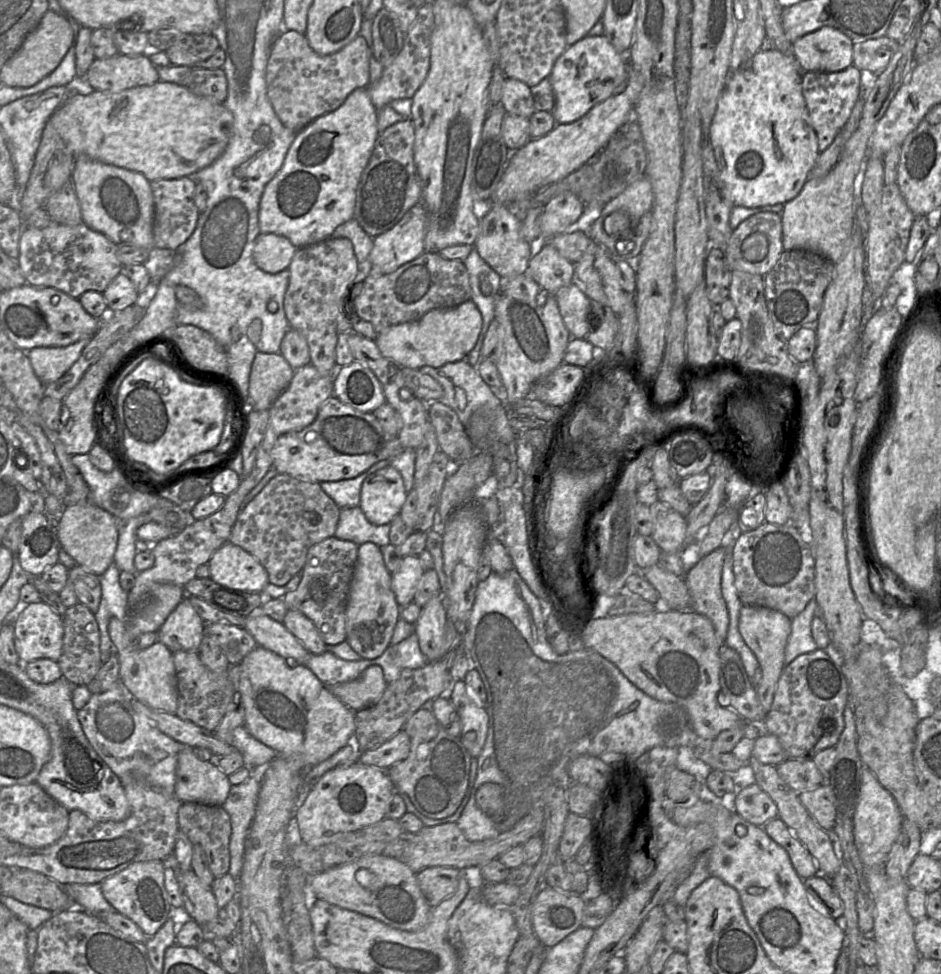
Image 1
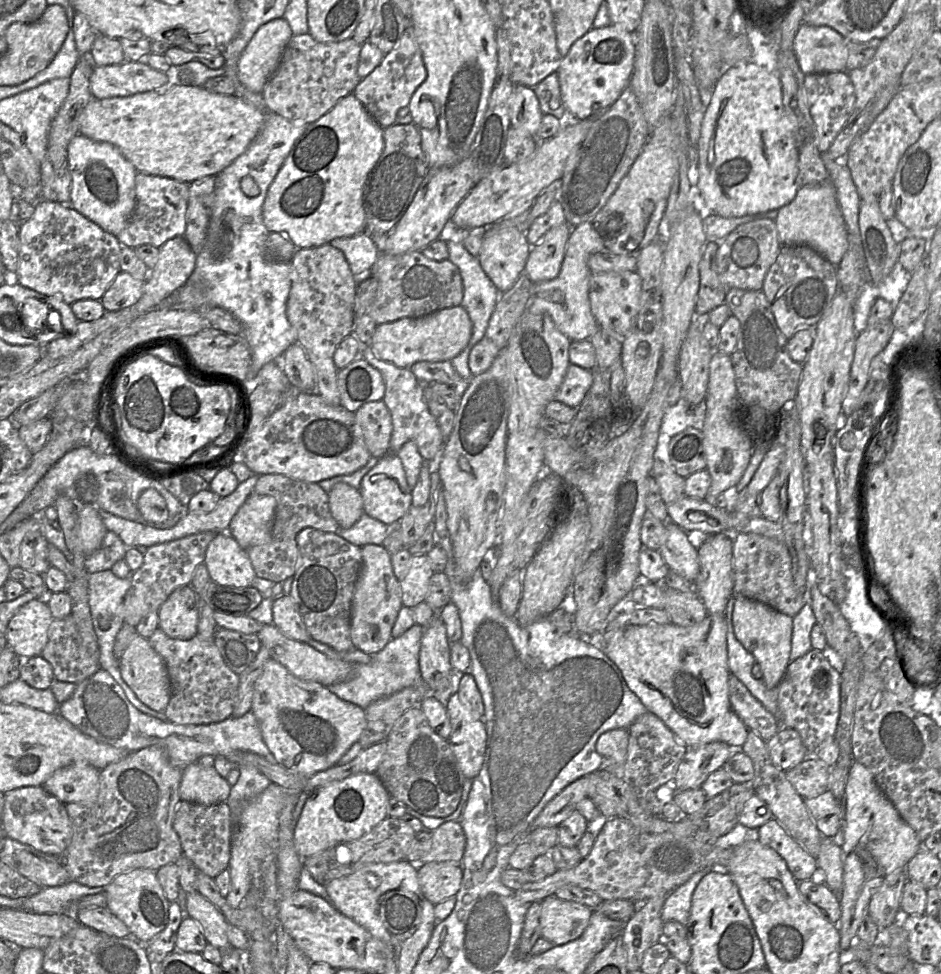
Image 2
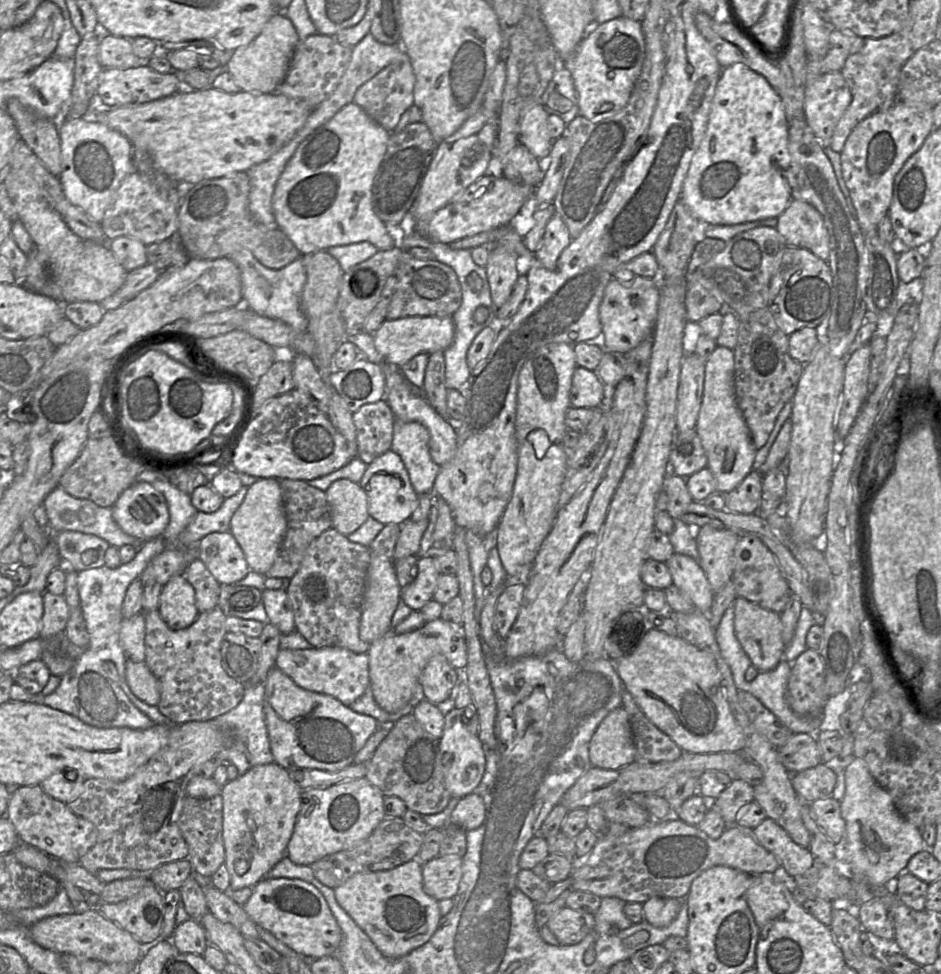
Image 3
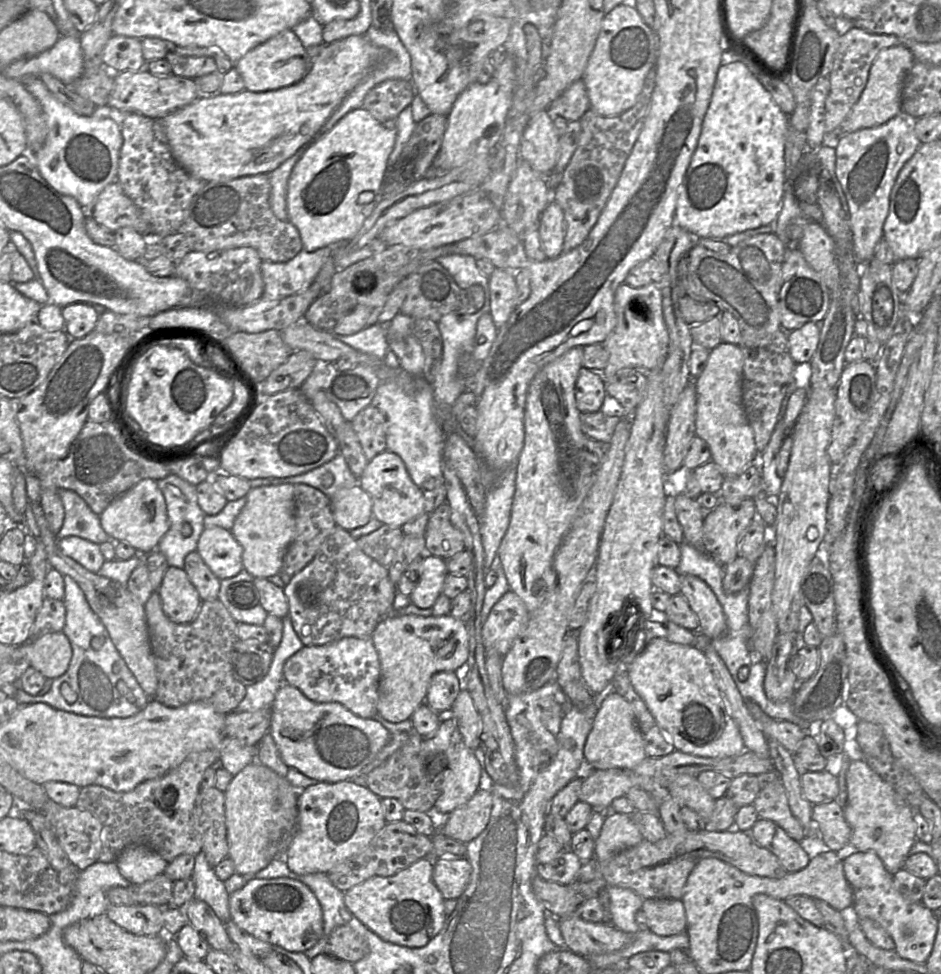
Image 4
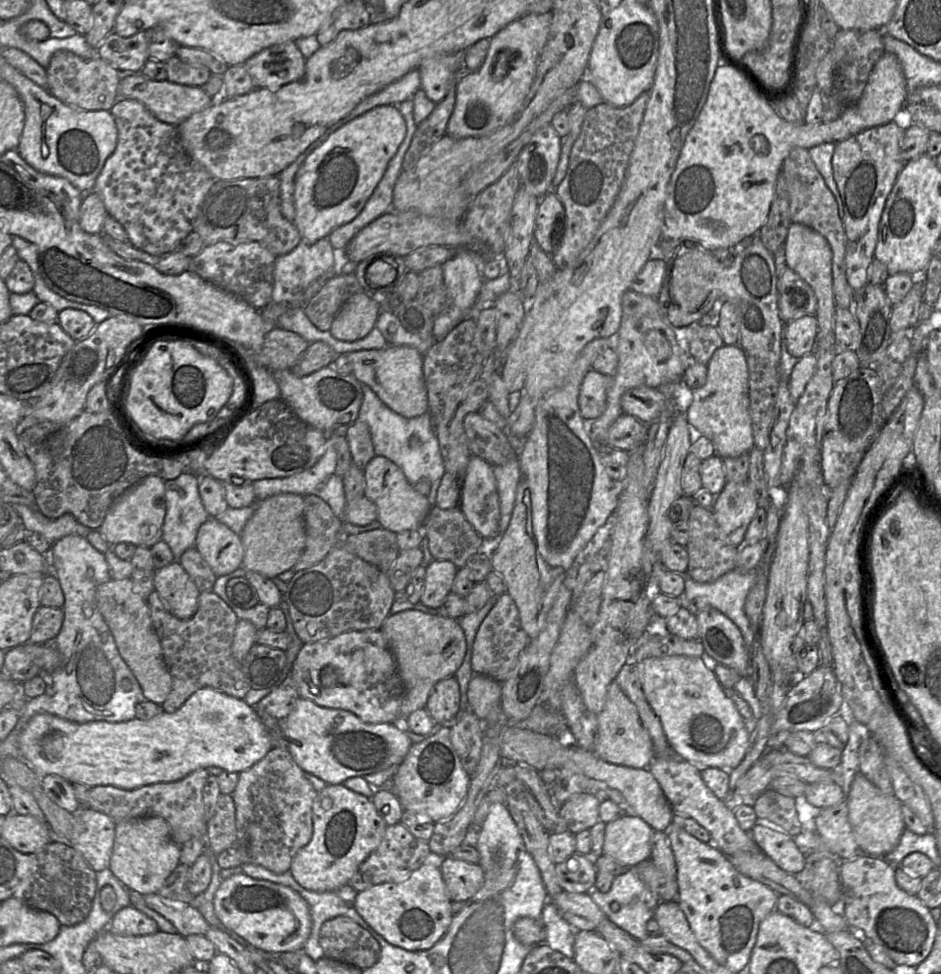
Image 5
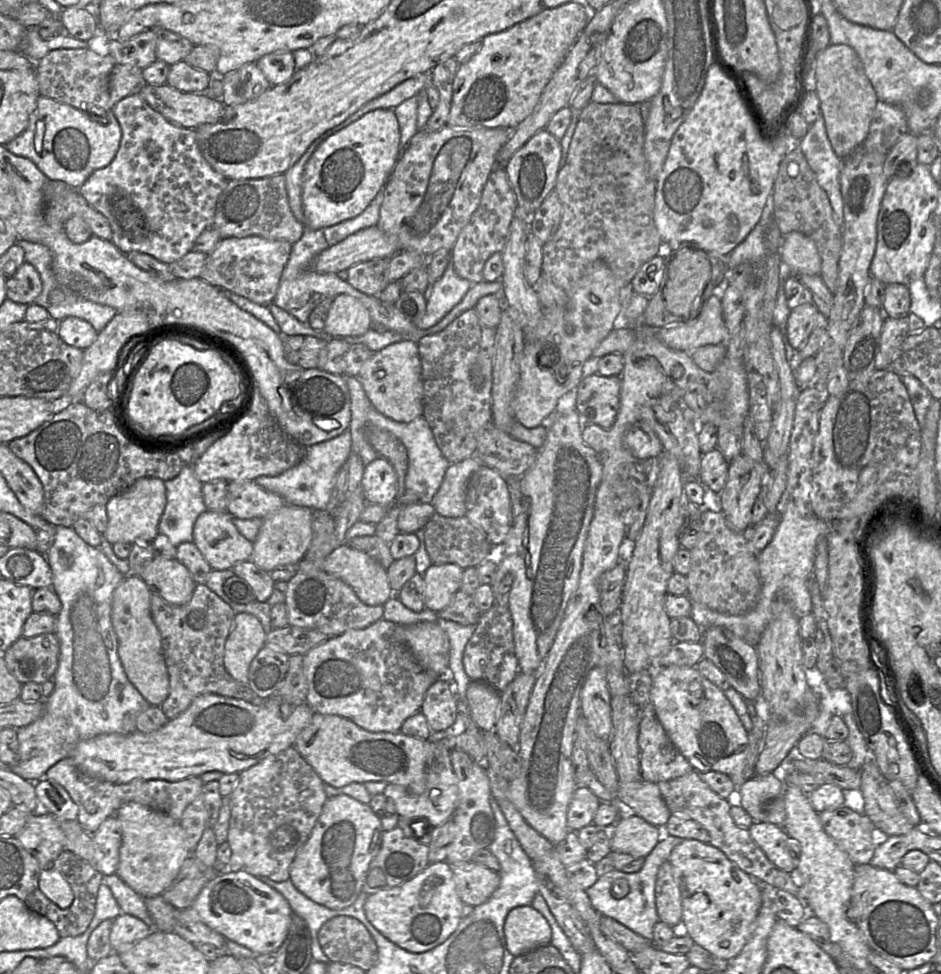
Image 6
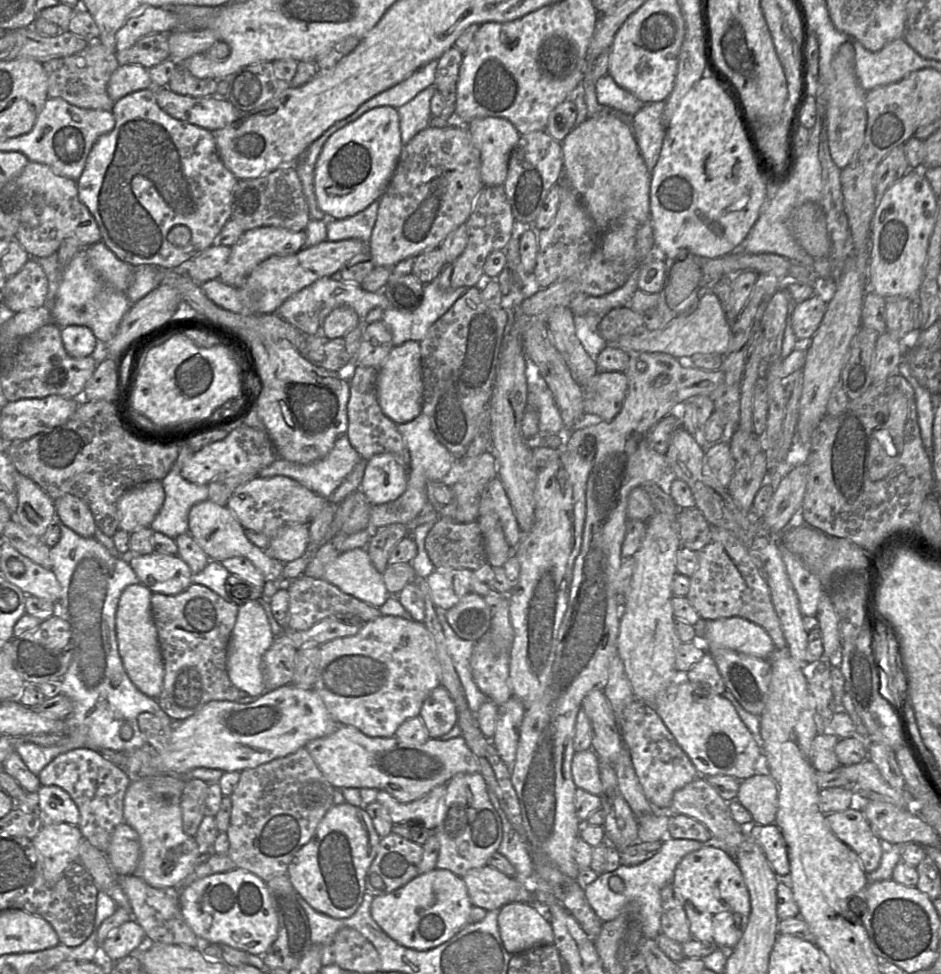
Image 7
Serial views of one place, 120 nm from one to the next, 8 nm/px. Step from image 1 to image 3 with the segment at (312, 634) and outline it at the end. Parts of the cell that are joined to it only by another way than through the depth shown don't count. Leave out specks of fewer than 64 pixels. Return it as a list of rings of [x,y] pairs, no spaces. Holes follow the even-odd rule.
[[[267,589],[262,592],[262,602],[268,616],[268,621],[282,634],[289,634],[296,630],[293,608],[284,589]]]

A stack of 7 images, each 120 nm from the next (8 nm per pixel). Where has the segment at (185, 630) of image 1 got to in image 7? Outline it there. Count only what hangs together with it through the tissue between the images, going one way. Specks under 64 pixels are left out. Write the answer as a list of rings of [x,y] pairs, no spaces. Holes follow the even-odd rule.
[[[154,551],[147,555],[130,555],[128,563],[140,583],[152,593],[173,596],[192,584],[193,573],[178,555]]]

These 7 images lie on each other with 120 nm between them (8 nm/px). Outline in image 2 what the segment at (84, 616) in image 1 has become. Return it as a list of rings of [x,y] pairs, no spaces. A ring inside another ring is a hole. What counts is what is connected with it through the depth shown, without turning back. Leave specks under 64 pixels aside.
[[[71,615],[52,621],[48,629],[48,641],[40,656],[50,663],[58,681],[78,684],[101,669],[99,645],[96,653],[87,648]]]

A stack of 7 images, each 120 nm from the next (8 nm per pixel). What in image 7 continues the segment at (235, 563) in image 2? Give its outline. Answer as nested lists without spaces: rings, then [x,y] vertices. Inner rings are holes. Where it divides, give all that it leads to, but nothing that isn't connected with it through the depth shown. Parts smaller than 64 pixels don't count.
[[[209,499],[197,503],[189,512],[188,525],[188,533],[210,560],[221,563],[231,557],[245,557],[266,579],[272,577],[273,558],[248,540],[245,529],[227,506],[219,506]]]

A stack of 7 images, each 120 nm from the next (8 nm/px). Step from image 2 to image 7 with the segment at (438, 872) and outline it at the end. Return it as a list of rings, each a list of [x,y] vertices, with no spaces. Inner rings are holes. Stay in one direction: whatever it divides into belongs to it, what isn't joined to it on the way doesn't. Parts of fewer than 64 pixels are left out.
[[[491,866],[471,869],[462,879],[473,906],[486,911],[501,909],[513,902],[532,903],[529,887]]]

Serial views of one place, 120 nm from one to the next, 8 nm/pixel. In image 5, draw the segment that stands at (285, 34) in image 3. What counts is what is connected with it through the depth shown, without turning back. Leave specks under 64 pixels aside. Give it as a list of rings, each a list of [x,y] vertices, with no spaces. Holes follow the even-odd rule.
[[[289,40],[261,50],[244,66],[252,78],[255,88],[277,90],[305,75],[306,58],[295,41]]]

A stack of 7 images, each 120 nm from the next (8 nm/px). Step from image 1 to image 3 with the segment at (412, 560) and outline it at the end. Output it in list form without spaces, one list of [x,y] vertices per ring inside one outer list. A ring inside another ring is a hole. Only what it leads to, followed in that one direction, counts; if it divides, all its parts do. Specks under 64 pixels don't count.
[[[433,554],[418,559],[418,573],[413,582],[402,588],[401,599],[414,611],[420,611],[430,600],[440,575]]]

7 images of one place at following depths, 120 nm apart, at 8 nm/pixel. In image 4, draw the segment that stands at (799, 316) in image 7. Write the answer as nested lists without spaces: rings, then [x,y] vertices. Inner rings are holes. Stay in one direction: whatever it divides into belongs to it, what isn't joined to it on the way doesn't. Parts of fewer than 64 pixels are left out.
[[[807,322],[802,327],[787,333],[789,353],[796,364],[808,363],[819,342],[820,325]]]

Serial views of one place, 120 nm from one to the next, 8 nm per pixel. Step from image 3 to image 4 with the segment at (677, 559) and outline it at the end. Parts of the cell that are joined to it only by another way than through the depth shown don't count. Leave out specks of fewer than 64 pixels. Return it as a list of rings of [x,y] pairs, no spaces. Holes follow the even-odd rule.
[[[680,575],[680,593],[699,620],[699,632],[708,639],[722,637],[727,631],[723,609],[712,589],[695,575]]]

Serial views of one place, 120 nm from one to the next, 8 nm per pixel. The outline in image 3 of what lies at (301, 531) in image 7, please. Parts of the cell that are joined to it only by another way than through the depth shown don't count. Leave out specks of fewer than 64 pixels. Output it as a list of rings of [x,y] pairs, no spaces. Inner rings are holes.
[[[263,478],[248,487],[247,494],[232,516],[229,532],[240,545],[249,568],[265,575],[272,567],[285,538],[287,520],[278,479]]]

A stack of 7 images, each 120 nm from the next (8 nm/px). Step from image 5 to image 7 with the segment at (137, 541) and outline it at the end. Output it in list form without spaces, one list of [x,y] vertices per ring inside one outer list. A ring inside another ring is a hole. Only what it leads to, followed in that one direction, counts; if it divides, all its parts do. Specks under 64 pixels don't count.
[[[161,481],[140,484],[125,492],[117,502],[119,529],[133,533],[151,527],[165,499]]]

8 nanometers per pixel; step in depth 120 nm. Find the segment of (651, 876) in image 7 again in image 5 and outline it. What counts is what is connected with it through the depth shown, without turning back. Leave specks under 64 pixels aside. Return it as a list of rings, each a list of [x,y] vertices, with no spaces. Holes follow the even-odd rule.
[[[630,867],[626,873],[614,877],[608,892],[602,893],[593,888],[589,895],[606,917],[620,929],[639,941],[648,936],[646,924],[654,918],[654,912],[660,900],[641,880],[637,867]]]

